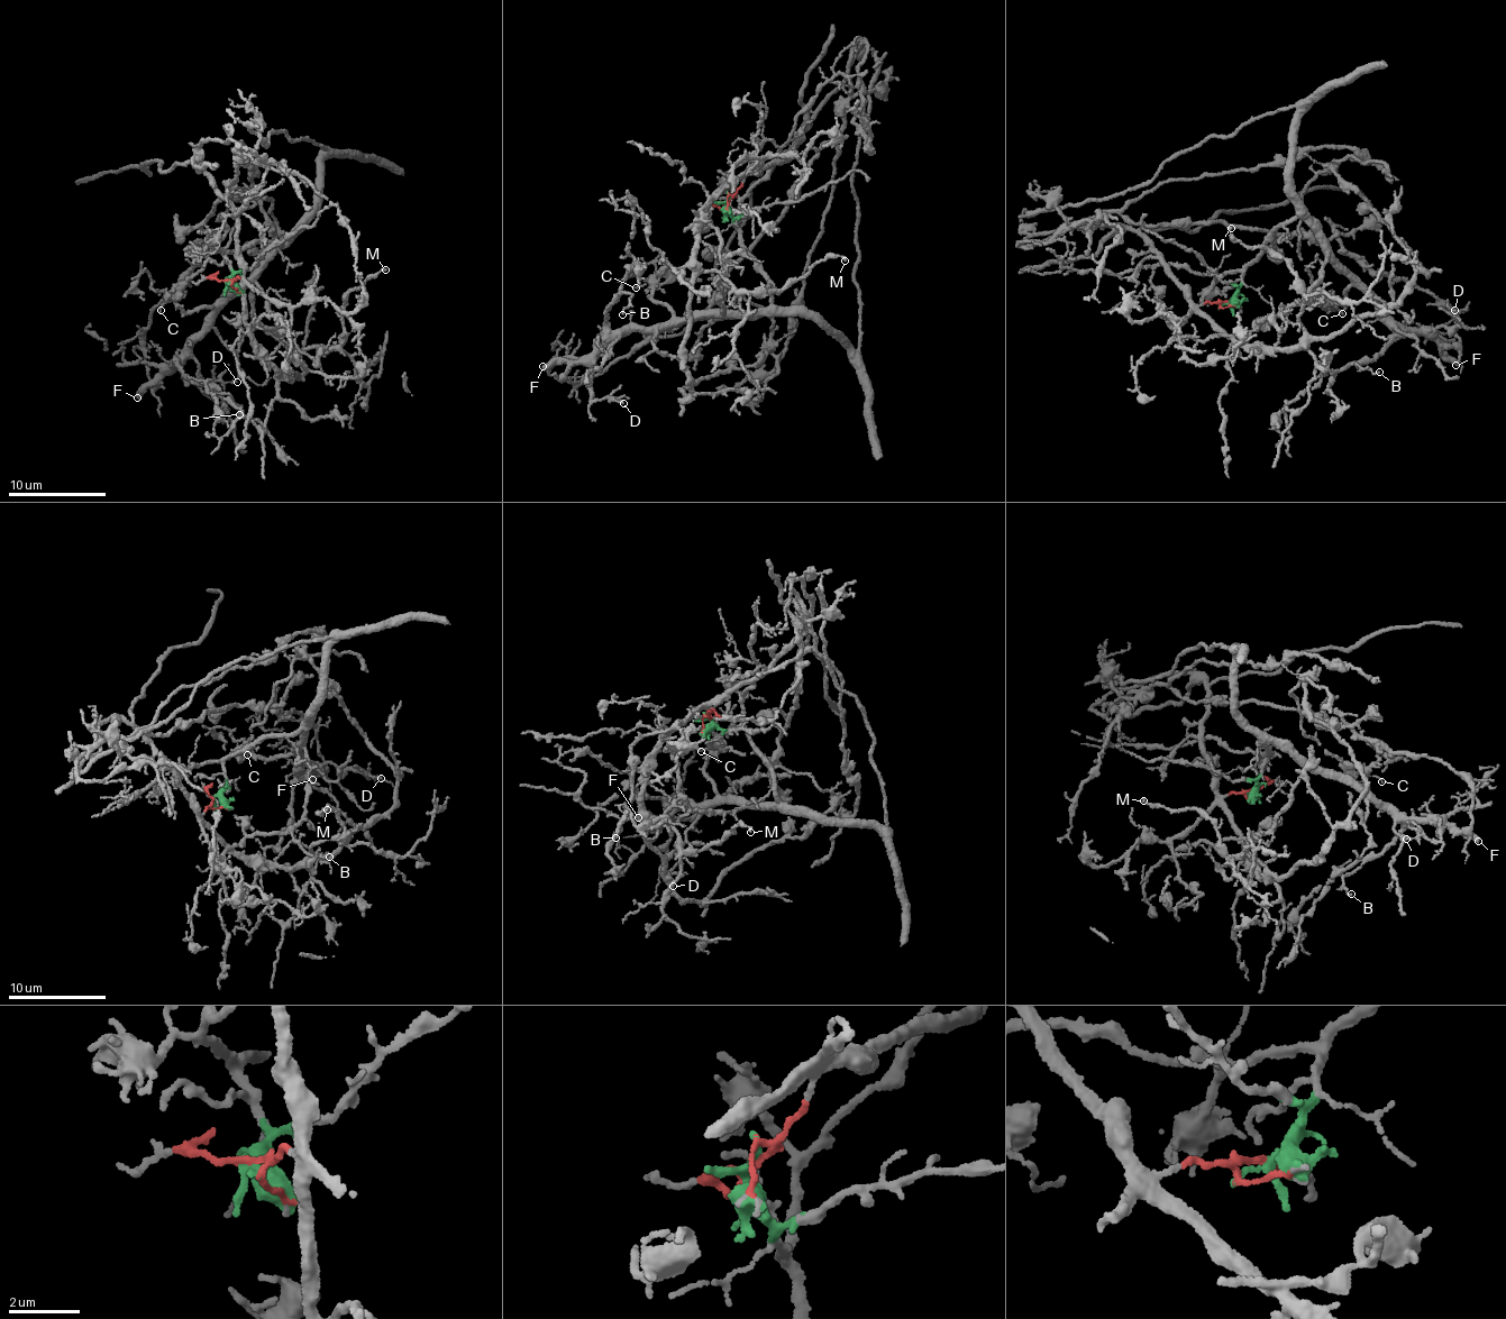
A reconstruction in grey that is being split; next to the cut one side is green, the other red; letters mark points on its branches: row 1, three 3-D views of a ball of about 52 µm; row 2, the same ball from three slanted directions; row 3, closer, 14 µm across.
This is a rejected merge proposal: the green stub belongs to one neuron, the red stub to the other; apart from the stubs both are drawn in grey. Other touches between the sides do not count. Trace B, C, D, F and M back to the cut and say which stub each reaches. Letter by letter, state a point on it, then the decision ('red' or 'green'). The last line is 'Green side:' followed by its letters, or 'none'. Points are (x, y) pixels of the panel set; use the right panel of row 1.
B: place (1379, 372); green
C: place (1342, 313); green
D: place (1454, 310); green
F: place (1456, 365); green
M: place (1231, 228); red
Green side: B, C, D, F

